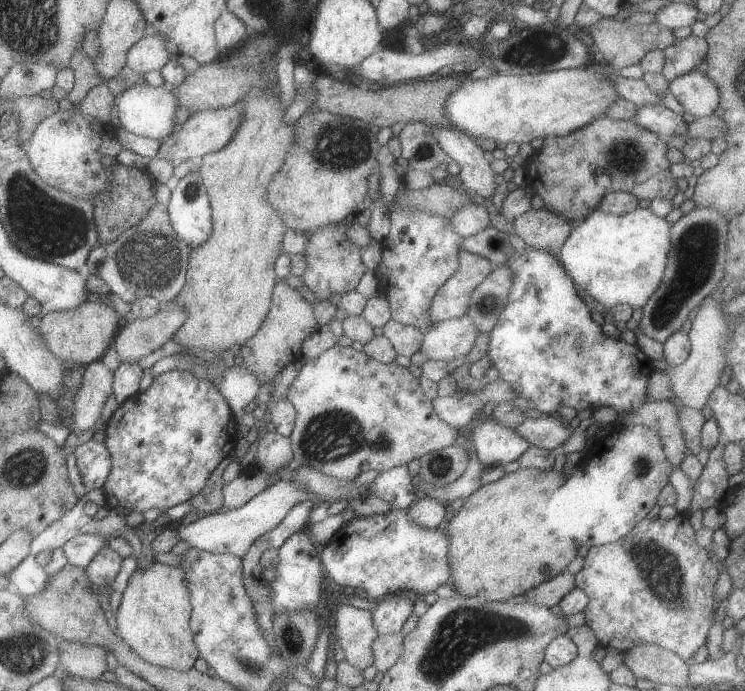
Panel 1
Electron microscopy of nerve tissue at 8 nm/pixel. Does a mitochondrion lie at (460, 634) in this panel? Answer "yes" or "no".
yes

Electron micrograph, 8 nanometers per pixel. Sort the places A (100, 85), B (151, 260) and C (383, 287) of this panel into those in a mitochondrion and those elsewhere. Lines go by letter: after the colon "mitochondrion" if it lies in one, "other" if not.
A: other
B: mitochondrion
C: other

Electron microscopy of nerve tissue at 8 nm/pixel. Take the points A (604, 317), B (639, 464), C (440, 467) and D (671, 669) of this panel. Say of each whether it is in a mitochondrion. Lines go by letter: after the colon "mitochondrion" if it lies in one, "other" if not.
A: other
B: mitochondrion
C: mitochondrion
D: other

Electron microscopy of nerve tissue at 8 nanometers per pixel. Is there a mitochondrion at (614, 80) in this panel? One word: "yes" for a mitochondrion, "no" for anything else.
no

